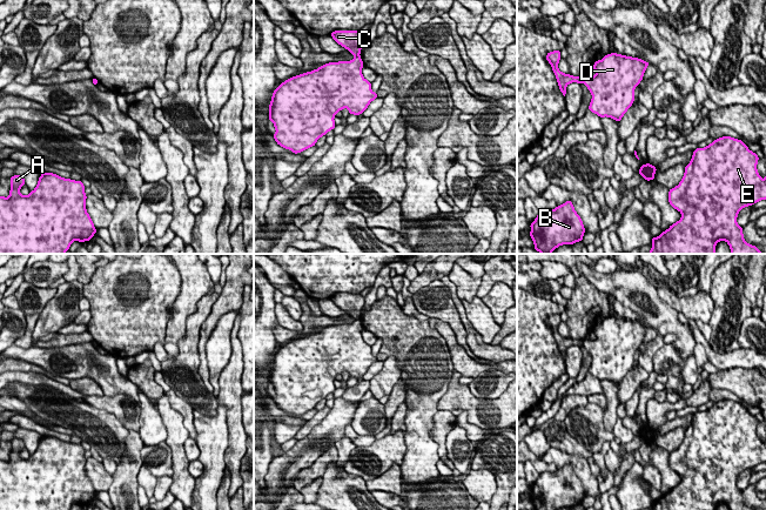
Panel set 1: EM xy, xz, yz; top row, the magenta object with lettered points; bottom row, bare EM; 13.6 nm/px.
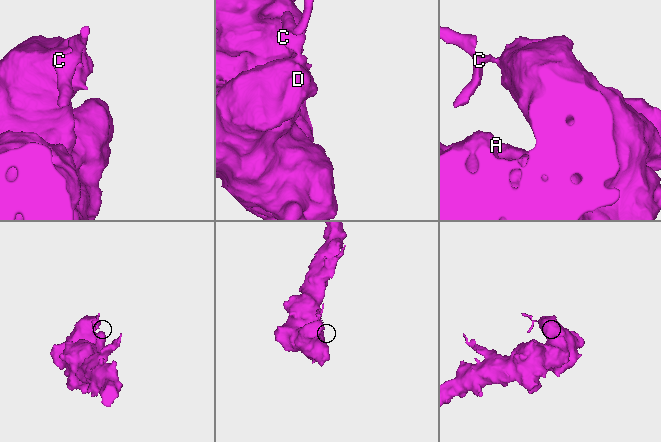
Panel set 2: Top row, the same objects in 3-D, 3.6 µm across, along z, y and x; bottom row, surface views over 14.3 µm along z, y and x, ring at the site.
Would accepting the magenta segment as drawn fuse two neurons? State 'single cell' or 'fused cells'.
fused cells

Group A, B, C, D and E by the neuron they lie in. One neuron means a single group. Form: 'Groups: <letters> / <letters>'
Groups: A B D E / C

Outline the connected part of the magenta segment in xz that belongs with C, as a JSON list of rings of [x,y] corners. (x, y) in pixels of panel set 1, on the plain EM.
[[[335,294],[330,297],[334,303],[347,311],[352,318],[358,320],[364,307],[364,296],[361,294]]]

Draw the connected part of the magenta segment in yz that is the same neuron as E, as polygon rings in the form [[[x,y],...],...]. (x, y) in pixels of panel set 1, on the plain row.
[[[731,400],[719,401],[705,411],[697,411],[685,430],[683,443],[668,455],[668,465],[681,476],[681,482],[658,501],[653,501],[652,510],[715,510],[719,504],[726,504],[730,510],[755,510],[744,503],[743,490],[738,489],[737,479],[744,470],[766,462],[766,441],[762,442],[757,435],[758,423],[758,418],[741,403]]]

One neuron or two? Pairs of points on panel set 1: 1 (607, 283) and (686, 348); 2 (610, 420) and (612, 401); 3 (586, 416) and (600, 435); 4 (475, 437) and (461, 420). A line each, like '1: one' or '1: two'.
1: one
2: one
3: one
4: one

